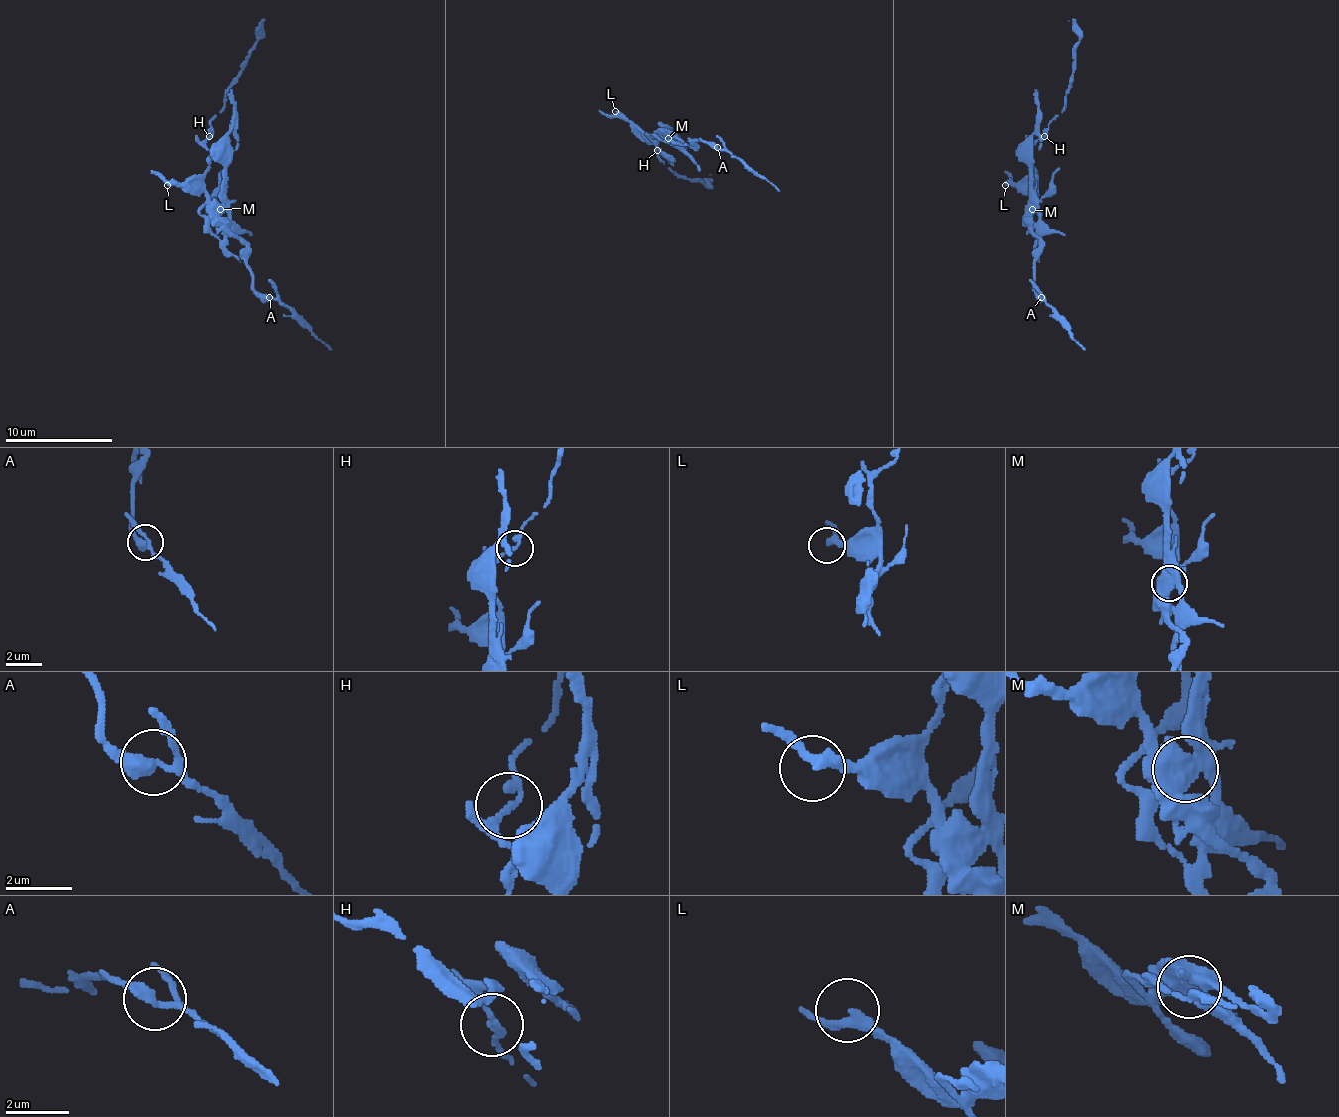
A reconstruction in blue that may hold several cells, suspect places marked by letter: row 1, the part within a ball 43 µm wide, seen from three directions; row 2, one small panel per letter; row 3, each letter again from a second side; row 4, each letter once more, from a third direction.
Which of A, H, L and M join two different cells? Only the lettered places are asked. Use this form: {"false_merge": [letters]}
{"false_merge": ["A", "M"]}

